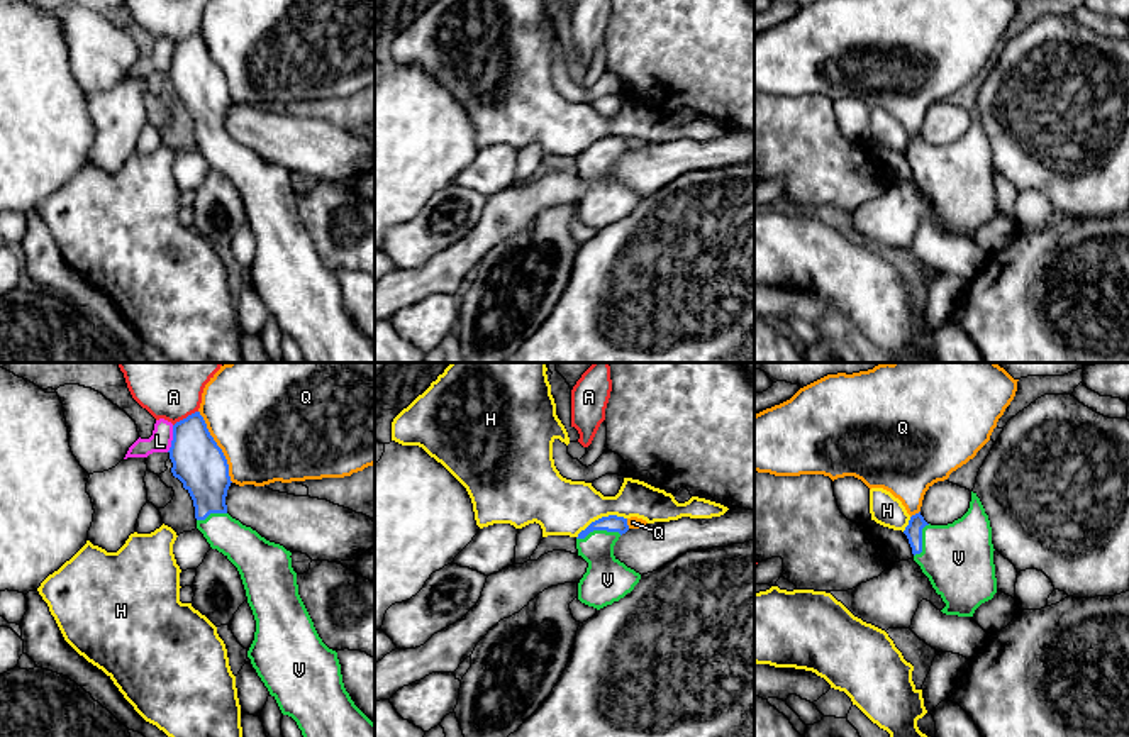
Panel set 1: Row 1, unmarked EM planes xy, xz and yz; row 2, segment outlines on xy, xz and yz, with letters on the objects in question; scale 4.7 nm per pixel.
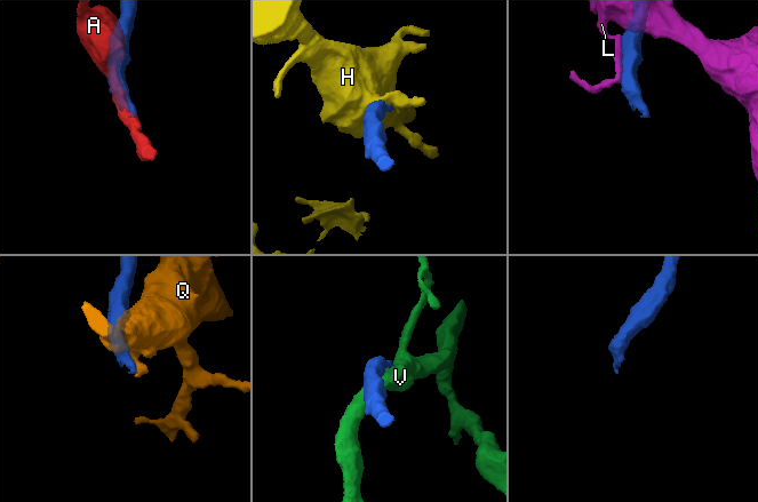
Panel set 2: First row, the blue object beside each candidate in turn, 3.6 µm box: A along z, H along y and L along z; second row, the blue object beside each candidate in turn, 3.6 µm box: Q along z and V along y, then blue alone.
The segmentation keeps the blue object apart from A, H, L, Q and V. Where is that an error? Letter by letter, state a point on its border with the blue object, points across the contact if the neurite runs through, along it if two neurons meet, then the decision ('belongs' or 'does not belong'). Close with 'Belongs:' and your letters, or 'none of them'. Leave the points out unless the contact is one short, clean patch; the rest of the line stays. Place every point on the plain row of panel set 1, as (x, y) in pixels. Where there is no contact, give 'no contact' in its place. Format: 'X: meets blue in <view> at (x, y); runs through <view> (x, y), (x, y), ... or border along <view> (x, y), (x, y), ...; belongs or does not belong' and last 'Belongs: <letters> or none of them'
A: meets blue in xy at (187, 38); does not belong
H: meets blue in xz at (602, 138); border along xz (626, 138), (602, 136), (592, 141), (577, 158); does not belong
L: meets blue in xy at (173, 60); does not belong
Q: meets blue in xy at (217, 66); does not belong
V: meets blue in xz at (599, 149); belongs
Belongs: V

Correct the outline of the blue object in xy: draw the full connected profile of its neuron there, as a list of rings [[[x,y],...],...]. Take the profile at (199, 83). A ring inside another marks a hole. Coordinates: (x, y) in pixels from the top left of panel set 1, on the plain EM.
[[[200,32],[173,46],[168,73],[173,97],[183,103],[193,120],[197,149],[210,168],[222,173],[241,195],[256,241],[247,278],[281,334],[297,342],[305,363],[375,363],[375,344],[346,312],[337,273],[322,263],[298,215],[292,173],[227,134],[225,117],[232,103],[229,85]]]

